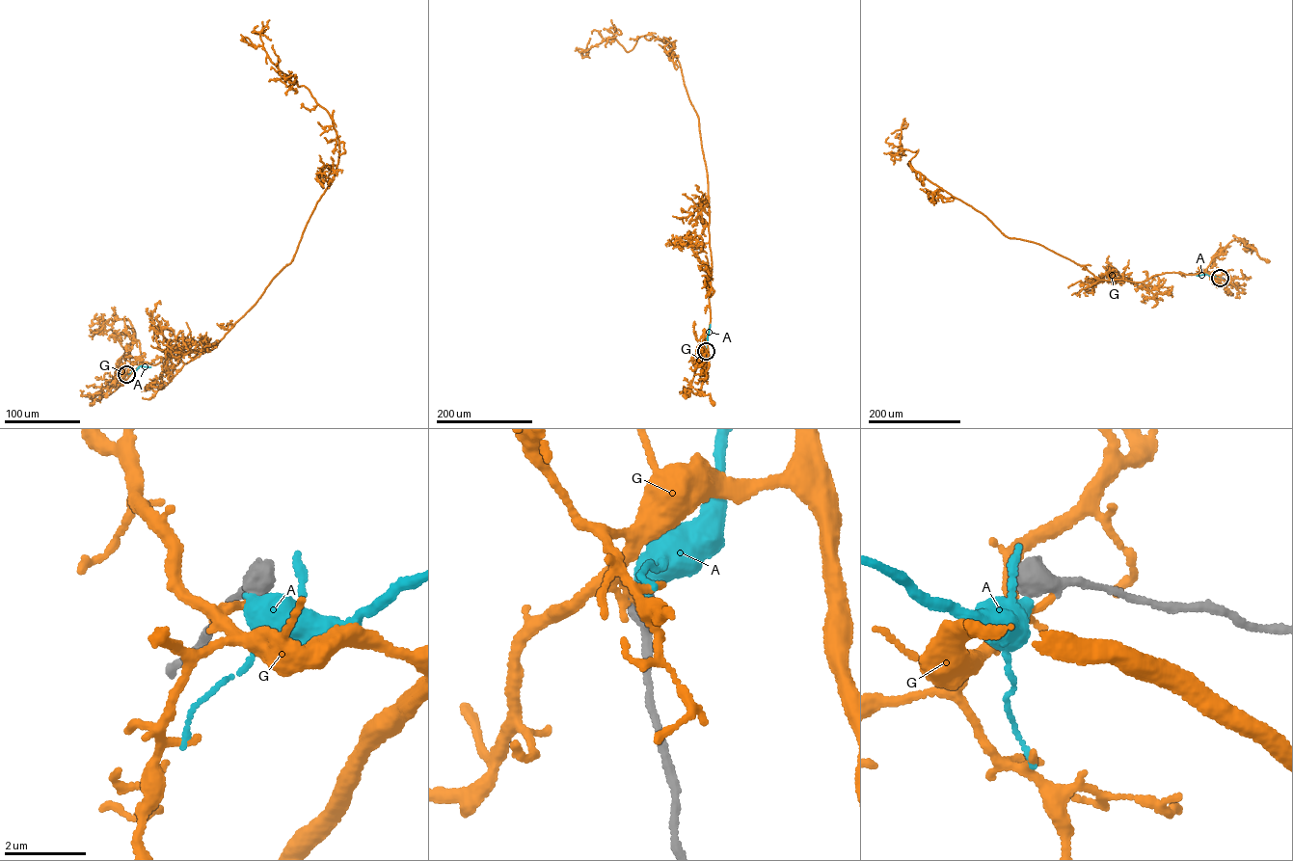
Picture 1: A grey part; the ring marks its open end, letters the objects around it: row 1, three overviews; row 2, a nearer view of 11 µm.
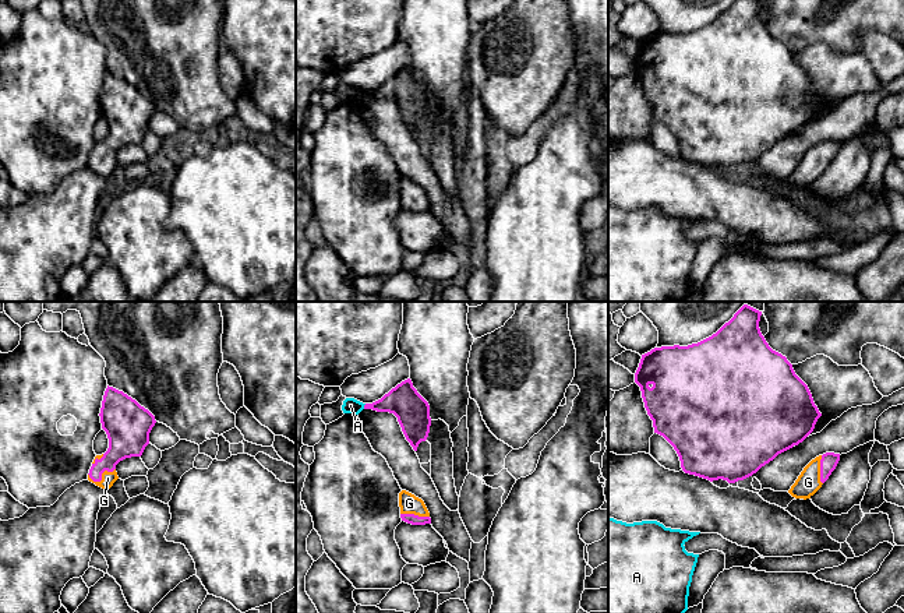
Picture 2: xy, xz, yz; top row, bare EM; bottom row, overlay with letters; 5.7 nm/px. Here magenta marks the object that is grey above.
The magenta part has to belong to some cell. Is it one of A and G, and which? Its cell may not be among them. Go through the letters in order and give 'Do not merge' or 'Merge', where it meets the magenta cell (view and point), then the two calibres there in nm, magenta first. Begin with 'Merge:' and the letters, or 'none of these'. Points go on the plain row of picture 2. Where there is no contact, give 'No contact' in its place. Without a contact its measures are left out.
Merge: G
A: Do not merge. Touches magenta at xz (364, 94). Thickness 190 nm (magenta) against 90 nm
G: Merge. Touches magenta at xy (101, 164). Thickness 190 nm (magenta) against 80 nm

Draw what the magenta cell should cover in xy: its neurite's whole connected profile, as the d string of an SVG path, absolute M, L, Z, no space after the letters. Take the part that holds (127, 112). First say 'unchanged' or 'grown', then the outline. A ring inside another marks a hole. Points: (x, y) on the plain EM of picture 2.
grown; M109 73L99 103L109 126L109 135L105 141L95 144L88 168L109 177L119 166L116 152L126 145L142 142L156 108L135 87Z

